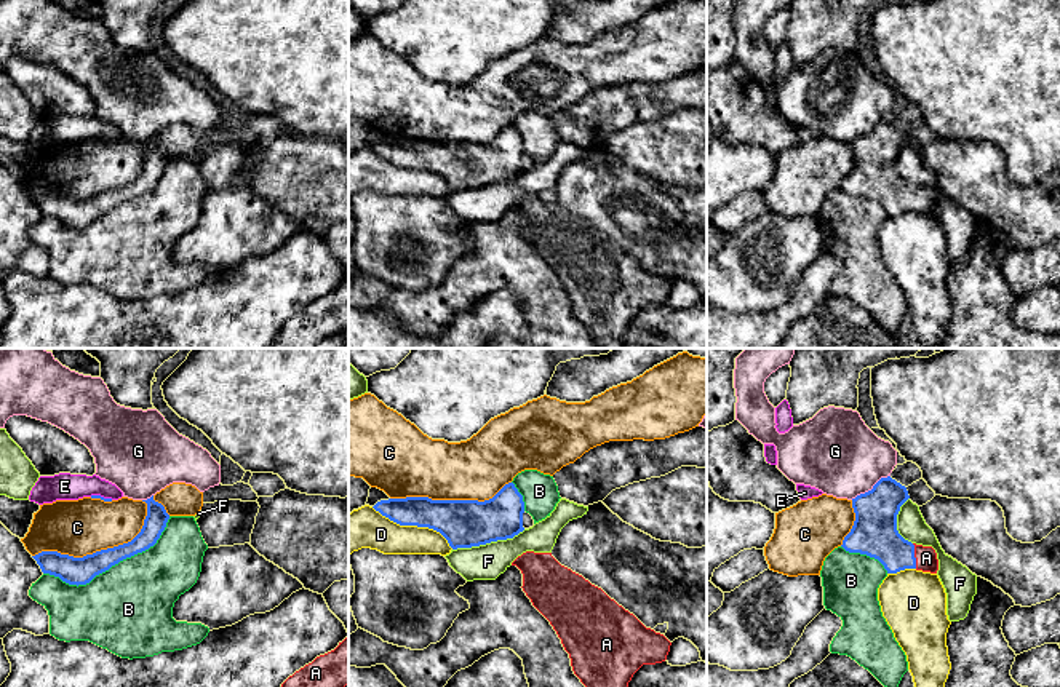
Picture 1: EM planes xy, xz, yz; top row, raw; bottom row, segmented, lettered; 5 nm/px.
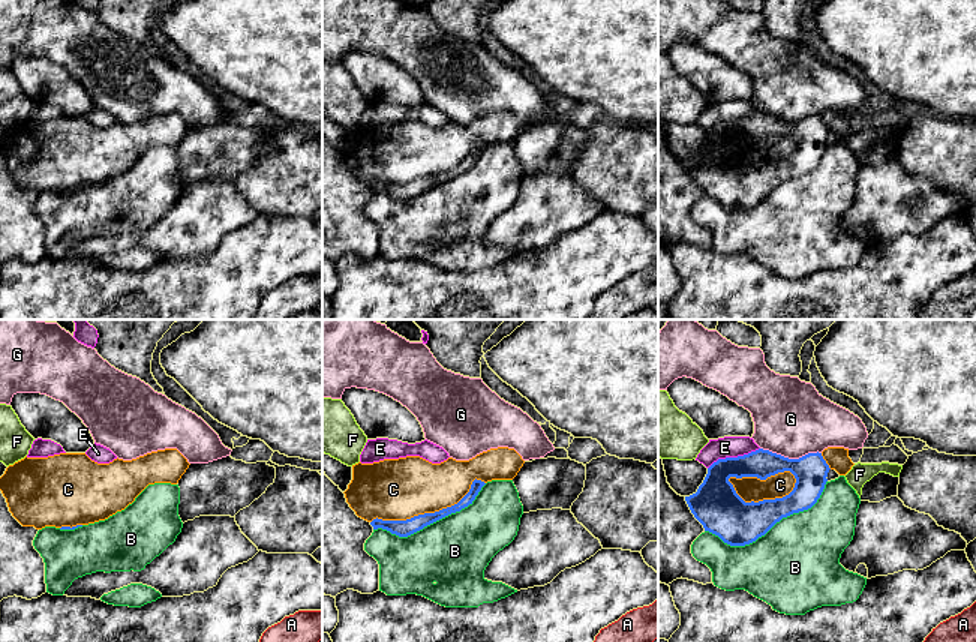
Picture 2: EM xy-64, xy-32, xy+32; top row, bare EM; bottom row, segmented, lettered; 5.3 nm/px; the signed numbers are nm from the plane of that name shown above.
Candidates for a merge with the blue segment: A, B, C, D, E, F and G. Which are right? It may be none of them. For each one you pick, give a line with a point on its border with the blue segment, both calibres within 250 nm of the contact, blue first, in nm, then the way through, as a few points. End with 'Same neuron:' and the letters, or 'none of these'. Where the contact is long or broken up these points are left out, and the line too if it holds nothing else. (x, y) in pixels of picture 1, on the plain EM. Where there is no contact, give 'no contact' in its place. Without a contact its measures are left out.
A: meets blue in yz at (913, 198); 220 nm thick on the blue side, 110 nm on the other; runs through yz (875, 176), (897, 197), (913, 198), (926, 200)
Same neuron: A

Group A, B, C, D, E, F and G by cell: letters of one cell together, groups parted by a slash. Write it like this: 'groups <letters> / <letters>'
groups A / B / C / D / E / F / G

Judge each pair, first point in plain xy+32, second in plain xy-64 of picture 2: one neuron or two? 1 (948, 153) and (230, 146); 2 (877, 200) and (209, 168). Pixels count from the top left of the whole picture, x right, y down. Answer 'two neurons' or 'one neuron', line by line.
1: two neurons
2: two neurons

